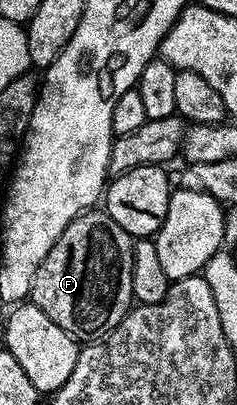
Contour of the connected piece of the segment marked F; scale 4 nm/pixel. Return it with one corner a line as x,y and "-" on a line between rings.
92,209
84,211
57,237
53,249
41,261
37,277
33,281
30,302
36,303
61,329
74,335
79,341
102,339
127,316
133,306
133,237
107,215
106,210

